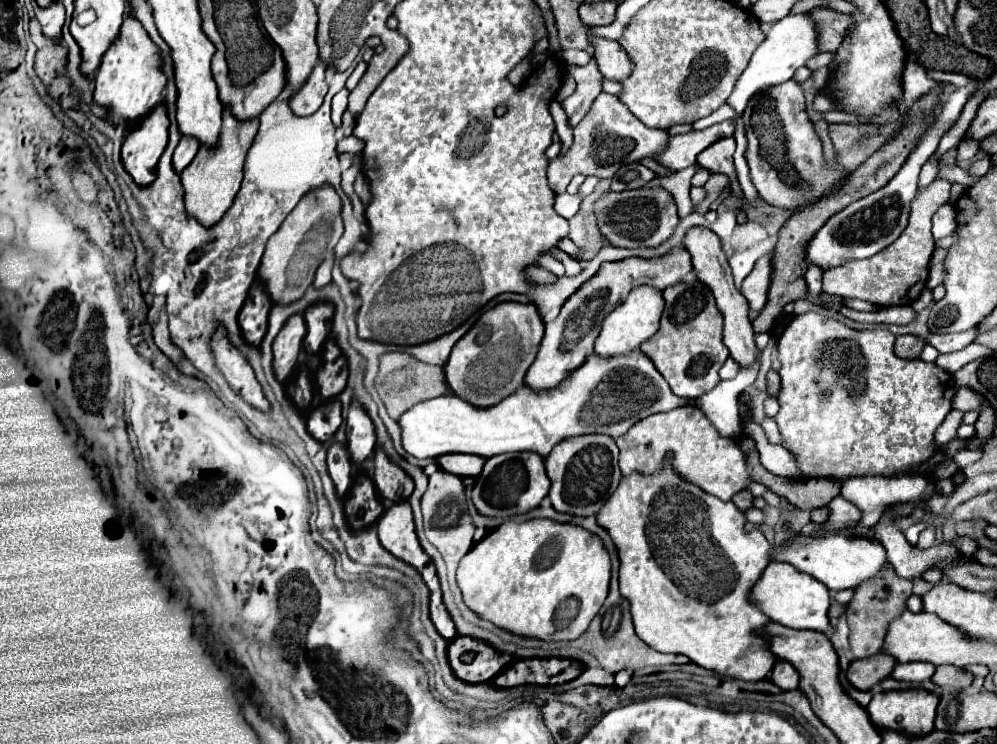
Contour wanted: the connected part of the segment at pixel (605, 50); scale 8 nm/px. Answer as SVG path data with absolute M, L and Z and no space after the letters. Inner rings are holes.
M591 38L589 44L593 46L593 58L599 66L599 72L609 78L609 80L621 80L625 78L625 74L633 68L633 64L629 62L629 56L625 54L625 50L607 38Z

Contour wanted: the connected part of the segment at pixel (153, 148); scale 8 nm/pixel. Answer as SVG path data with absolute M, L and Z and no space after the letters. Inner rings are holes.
M157 106L149 118L135 126L121 148L123 168L139 186L149 186L155 180L155 166L167 146L169 118L165 106Z

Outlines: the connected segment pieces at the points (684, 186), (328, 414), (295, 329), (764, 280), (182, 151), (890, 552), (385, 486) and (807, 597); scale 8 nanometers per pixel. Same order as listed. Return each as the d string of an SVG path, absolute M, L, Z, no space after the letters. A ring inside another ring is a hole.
M695 166L685 168L685 170L681 170L681 172L673 172L673 174L669 174L669 176L655 176L655 178L653 178L649 184L645 184L643 188L663 188L663 190L667 190L667 192L677 200L679 218L685 218L685 216L693 210L693 204L691 204L691 198L689 198L689 188L691 188L693 170L695 170Z
M337 400L321 404L307 420L309 434L319 440L321 444L333 440L335 432L339 430L343 418L341 418L341 404Z
M293 316L273 340L273 372L279 382L285 382L287 376L291 374L301 352L303 336L305 336L305 322L301 316Z
M763 258L757 262L757 266L751 270L751 274L743 280L741 294L747 298L747 304L751 310L759 312L765 306L765 290L769 288L769 258Z
M181 138L179 146L175 148L175 154L173 154L173 162L171 162L173 170L177 174L181 174L191 164L195 154L197 154L197 142L193 142L193 138Z
M881 516L871 532L873 538L879 540L881 546L887 550L887 558L893 570L905 580L921 576L925 570L929 570L929 562L933 562L933 558L941 558L941 554L959 554L959 550L949 542L945 542L943 546L933 546L929 550L919 550L911 546L905 540L903 532L887 516Z
M377 448L377 452L375 452L373 482L375 482L381 498L391 500L391 502L403 502L413 492L413 480L409 476L405 476L403 470L399 466L395 466L381 448Z
M769 562L761 578L751 588L749 600L765 616L769 616L773 622L779 622L783 626L797 630L819 630L819 632L829 630L829 618L827 618L827 610L831 604L829 590L825 590L825 586L821 586L821 582L817 582L809 574L799 572L793 564Z

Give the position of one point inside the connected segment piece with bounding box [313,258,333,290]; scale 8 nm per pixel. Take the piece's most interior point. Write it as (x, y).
(323, 277)

